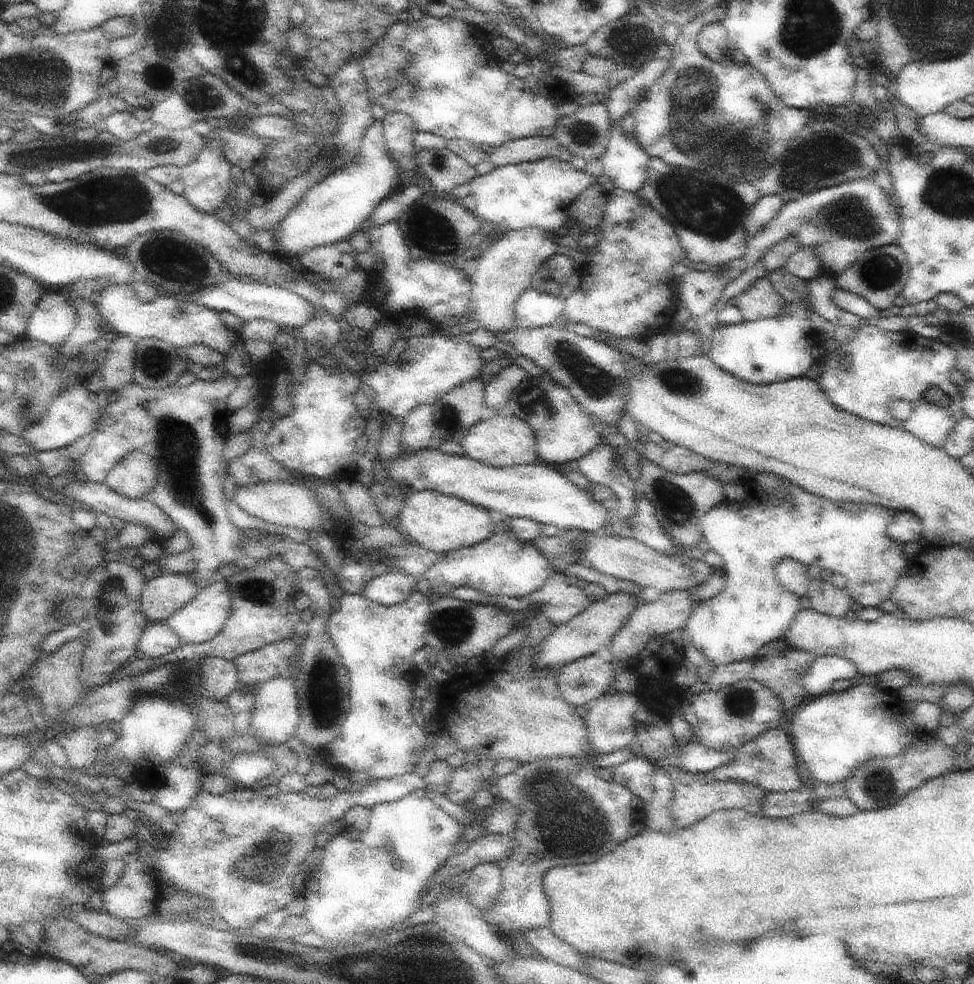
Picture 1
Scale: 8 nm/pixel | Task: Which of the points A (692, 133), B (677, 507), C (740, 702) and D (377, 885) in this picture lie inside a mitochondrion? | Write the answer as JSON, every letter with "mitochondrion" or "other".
{"A":"mitochondrion","B":"mitochondrion","C":"mitochondrion","D":"other"}

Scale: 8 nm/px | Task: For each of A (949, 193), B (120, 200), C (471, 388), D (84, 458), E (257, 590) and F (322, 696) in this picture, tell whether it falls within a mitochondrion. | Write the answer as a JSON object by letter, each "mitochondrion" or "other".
{"A":"mitochondrion","B":"mitochondrion","C":"other","D":"other","E":"mitochondrion","F":"mitochondrion"}

